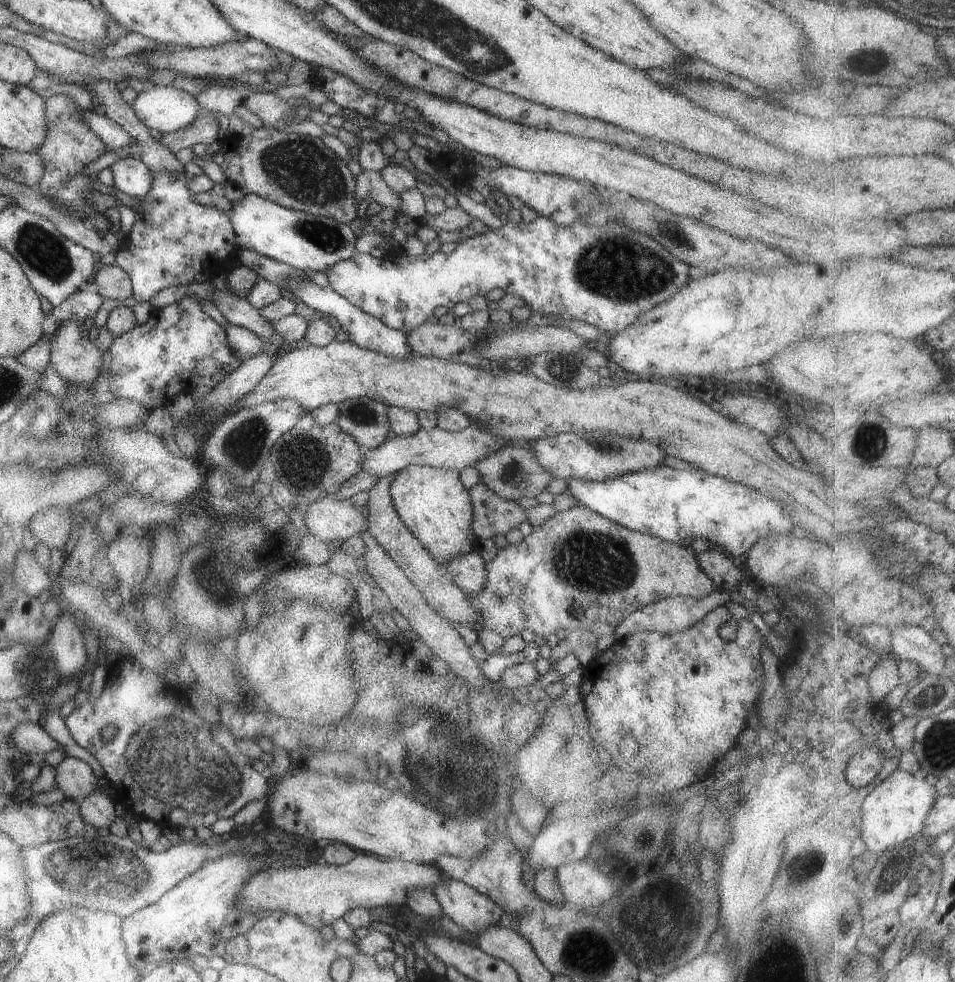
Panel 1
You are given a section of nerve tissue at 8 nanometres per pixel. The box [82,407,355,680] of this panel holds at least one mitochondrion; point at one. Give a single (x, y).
(308, 459)

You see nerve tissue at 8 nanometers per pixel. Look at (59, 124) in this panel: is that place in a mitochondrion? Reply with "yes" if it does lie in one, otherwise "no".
yes

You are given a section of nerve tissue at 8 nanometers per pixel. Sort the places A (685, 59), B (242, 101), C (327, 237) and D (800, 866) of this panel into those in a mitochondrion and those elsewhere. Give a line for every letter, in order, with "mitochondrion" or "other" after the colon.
A: other
B: other
C: mitochondrion
D: mitochondrion

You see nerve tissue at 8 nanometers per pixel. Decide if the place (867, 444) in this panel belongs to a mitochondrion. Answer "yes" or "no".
yes

